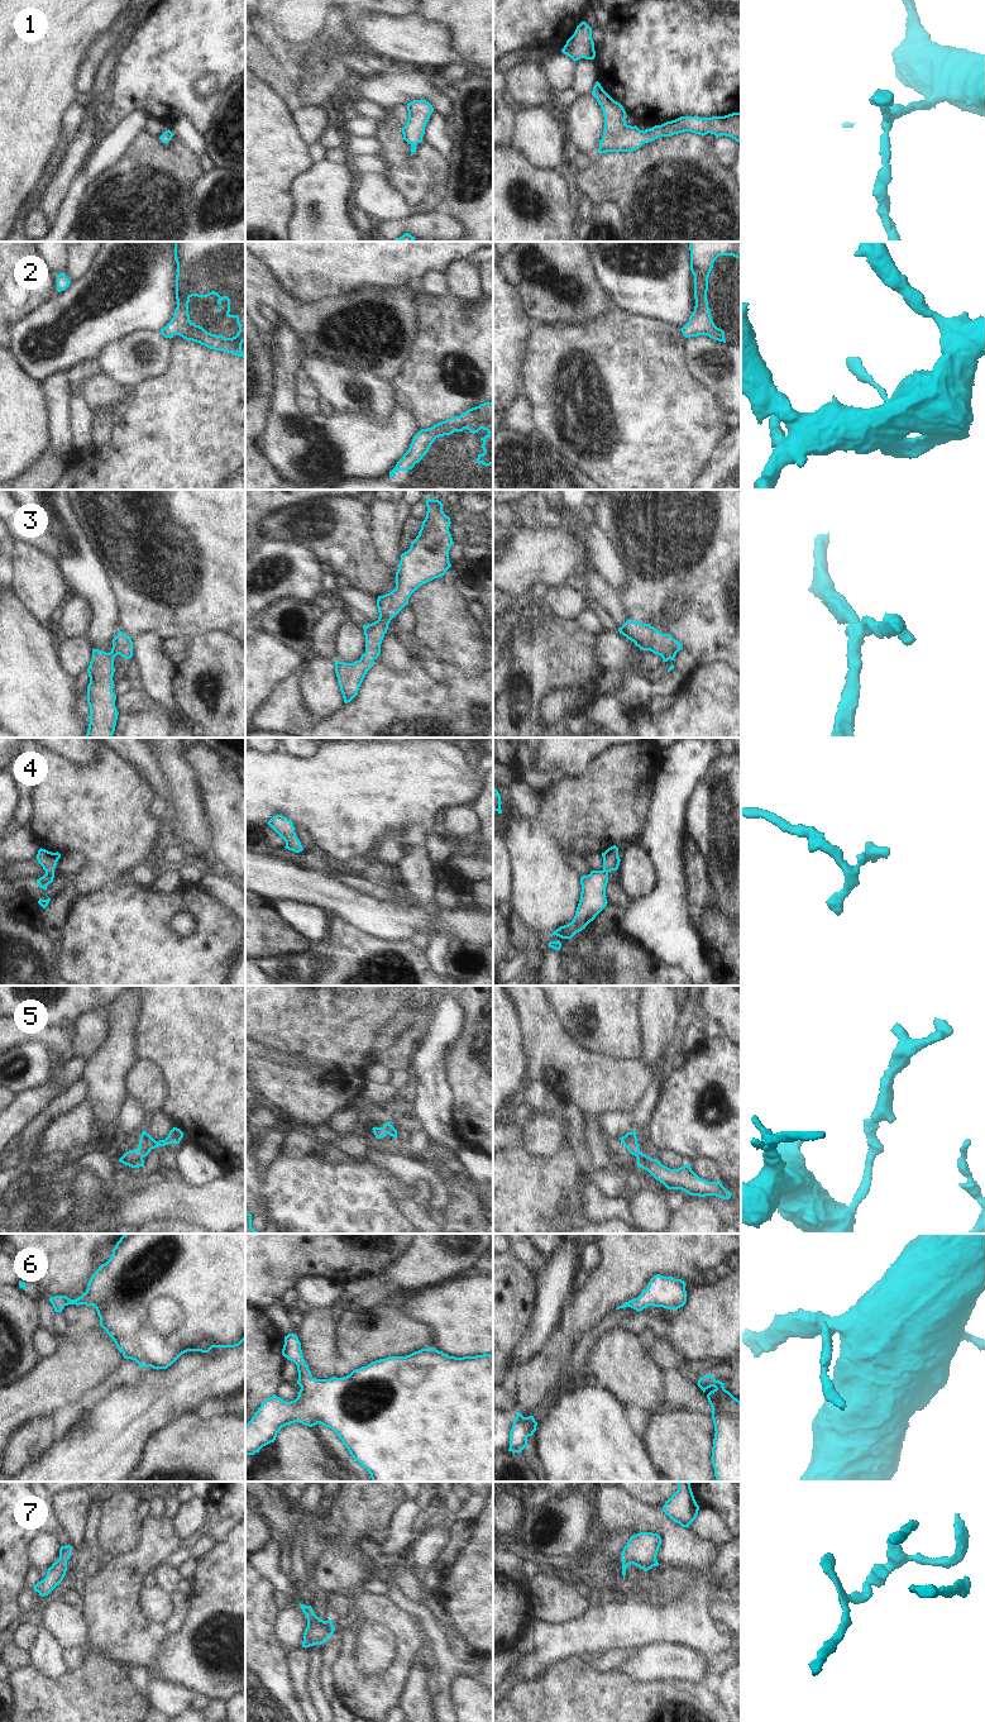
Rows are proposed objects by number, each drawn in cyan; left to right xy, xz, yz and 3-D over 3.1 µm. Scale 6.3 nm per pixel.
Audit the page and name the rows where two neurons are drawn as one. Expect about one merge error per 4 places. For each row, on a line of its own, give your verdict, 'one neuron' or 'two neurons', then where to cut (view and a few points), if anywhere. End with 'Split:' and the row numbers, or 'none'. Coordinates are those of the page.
1: one neuron; no cut
2: one neuron; no cut
3: one neuron; no cut
4: one neuron; no cut
5: one neuron; no cut
6: one neuron; no cut
7: one neuron; no cut
Split: none

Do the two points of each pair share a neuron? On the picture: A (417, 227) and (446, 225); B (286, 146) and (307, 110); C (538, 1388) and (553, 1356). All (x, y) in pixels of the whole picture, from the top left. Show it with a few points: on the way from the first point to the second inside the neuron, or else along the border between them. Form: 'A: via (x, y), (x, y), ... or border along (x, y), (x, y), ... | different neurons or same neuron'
A: via (425, 225), (436, 223), (439, 225) | same neuron
B: border along (293, 127), (297, 132) | different neurons
C: via (538, 1381), (538, 1377), (548, 1364) | same neuron

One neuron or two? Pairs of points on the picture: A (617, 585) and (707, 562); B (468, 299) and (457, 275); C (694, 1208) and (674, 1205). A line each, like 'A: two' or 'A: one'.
A: two
B: one
C: two

